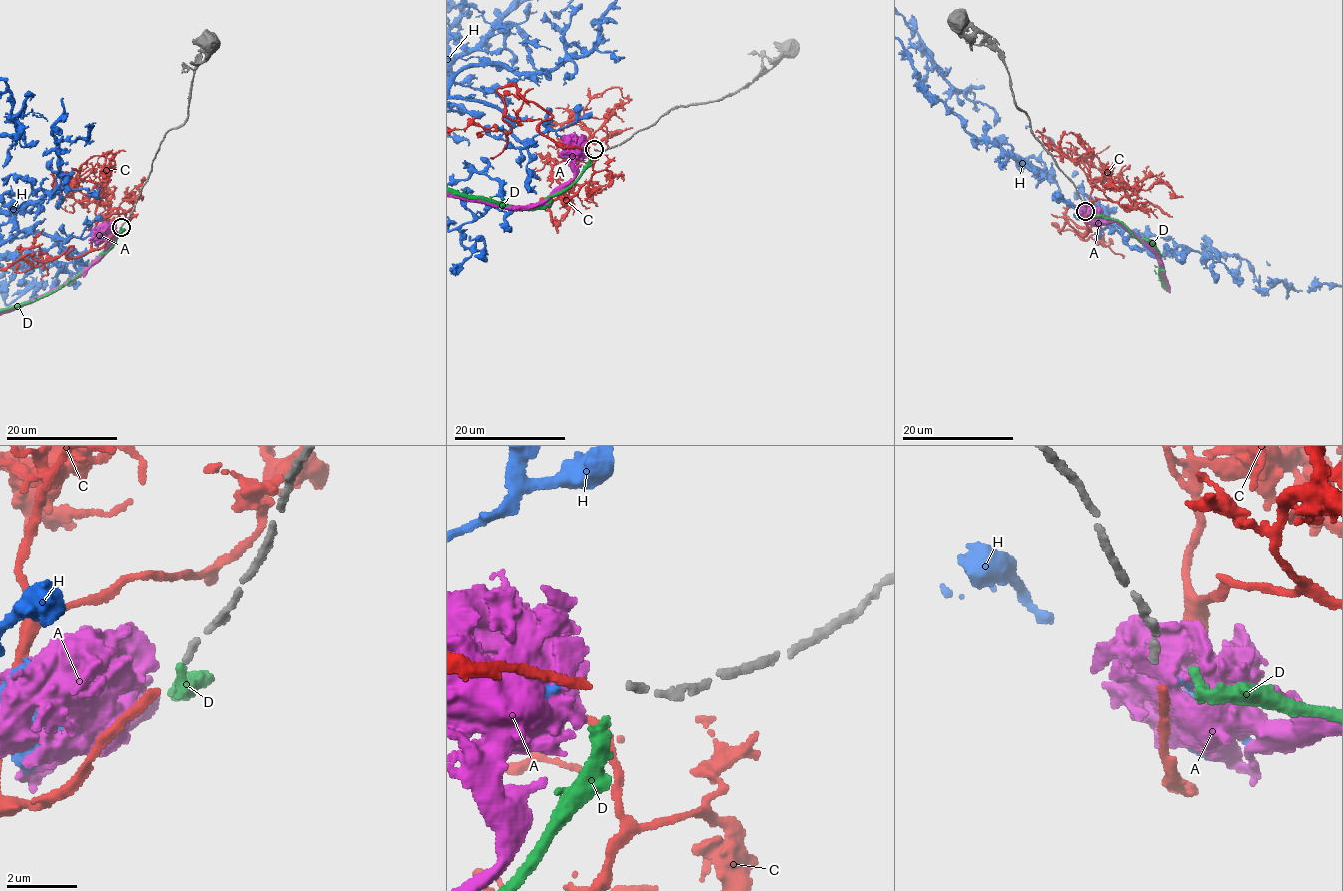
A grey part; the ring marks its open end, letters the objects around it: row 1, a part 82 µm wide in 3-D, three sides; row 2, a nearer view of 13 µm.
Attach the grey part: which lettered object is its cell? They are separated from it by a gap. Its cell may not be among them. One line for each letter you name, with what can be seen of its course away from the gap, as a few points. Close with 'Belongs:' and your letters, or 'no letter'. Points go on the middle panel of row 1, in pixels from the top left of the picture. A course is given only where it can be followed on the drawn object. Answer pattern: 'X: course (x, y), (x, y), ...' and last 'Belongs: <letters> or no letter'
C: course (589, 149), (547, 138), (540, 119), (506, 117), (509, 131), (472, 124)
Belongs: C

